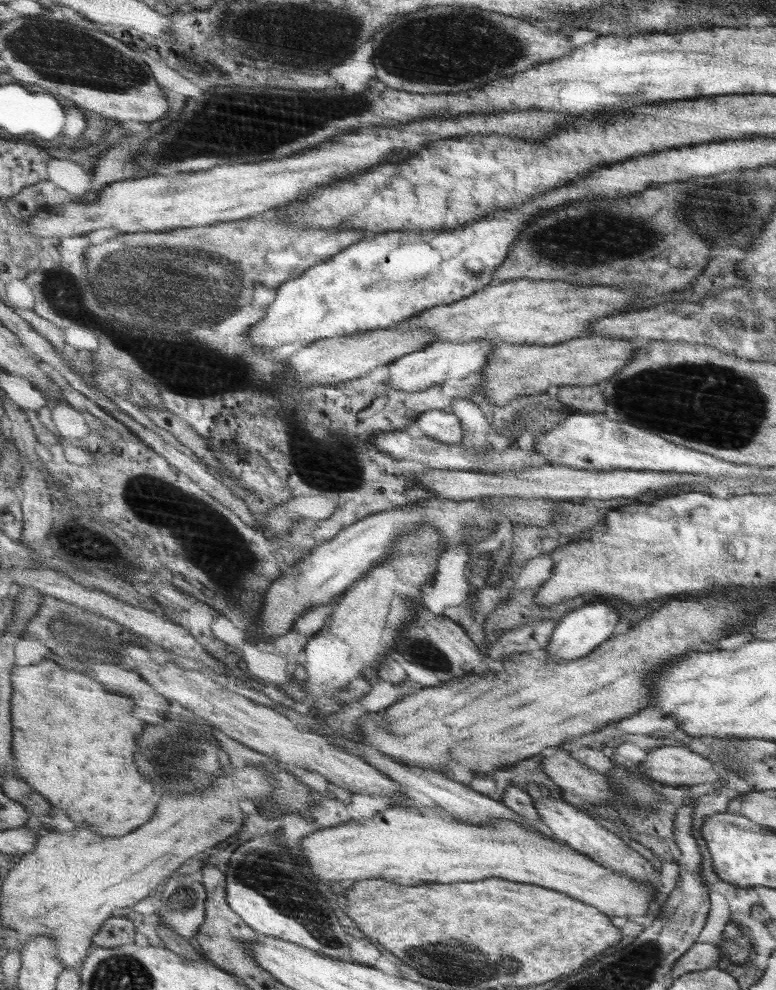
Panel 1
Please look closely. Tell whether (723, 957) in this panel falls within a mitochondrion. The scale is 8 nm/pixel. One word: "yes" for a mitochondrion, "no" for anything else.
no

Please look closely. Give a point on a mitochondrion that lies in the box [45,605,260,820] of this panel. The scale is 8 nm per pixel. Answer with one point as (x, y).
(173, 769)

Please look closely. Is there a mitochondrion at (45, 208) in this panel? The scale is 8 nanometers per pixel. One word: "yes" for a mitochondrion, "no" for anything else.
no

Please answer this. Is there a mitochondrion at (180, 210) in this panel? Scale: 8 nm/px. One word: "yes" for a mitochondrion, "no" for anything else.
no

